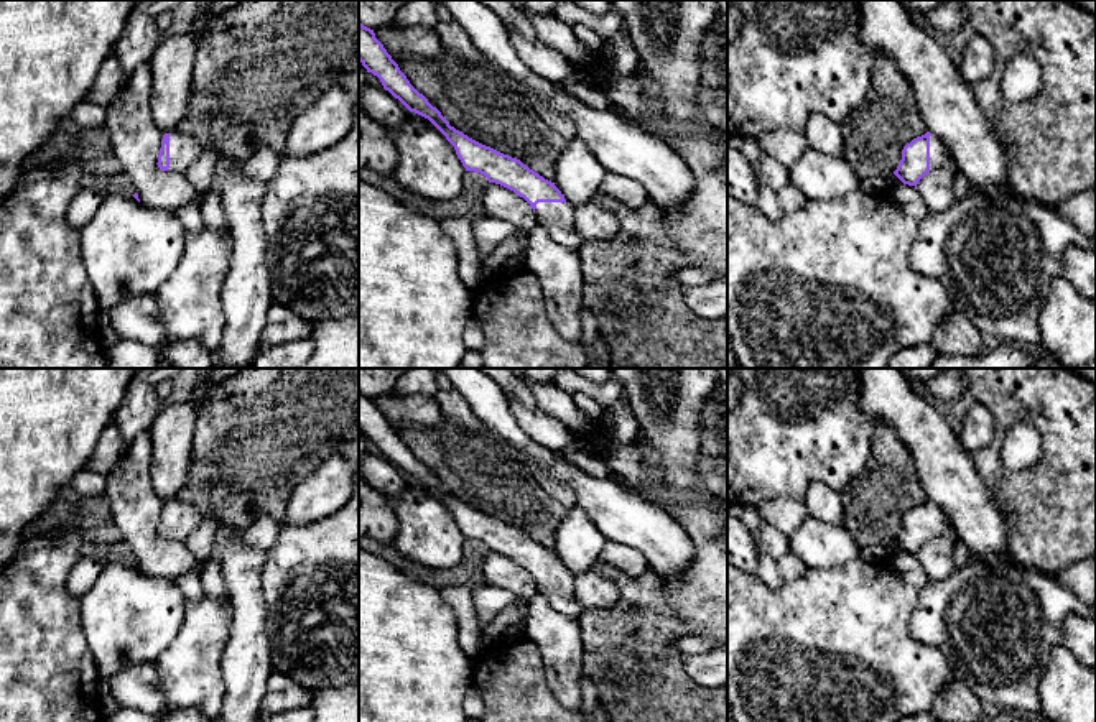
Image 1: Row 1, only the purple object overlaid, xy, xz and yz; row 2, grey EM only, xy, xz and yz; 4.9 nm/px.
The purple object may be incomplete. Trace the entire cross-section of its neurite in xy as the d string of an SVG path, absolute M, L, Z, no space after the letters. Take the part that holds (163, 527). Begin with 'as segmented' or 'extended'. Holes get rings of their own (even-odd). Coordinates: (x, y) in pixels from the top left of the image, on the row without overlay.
extended; M165 502L156 533L163 539L184 541L204 518L191 502Z

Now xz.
extended; M359 390L359 429L377 444L385 459L410 480L428 487L454 515L466 539L476 539L489 551L500 553L523 566L535 579L538 594L563 615L578 618L584 609L574 595L574 576L555 551L545 548L520 528L485 515L449 493L441 480L420 462L400 439L398 433L375 406L374 398Z

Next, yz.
extended; M926 500L903 515L902 528L894 543L903 553L917 556L926 541L938 538L951 525L950 515L935 502Z

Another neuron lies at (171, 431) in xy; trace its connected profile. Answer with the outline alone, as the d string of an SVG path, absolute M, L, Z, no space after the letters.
M193 401L174 403L160 410L151 426L150 477L161 502L176 500L188 484L197 408Z

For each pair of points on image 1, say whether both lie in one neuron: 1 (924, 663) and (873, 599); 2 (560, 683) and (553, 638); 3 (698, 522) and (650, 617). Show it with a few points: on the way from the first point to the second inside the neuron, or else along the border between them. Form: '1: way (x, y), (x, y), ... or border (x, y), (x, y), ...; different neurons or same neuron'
1: way (907, 652), (873, 615); same neuron
2: way (560, 671), (560, 650); same neuron
3: border (657, 576), (668, 607), (683, 622); different neurons

